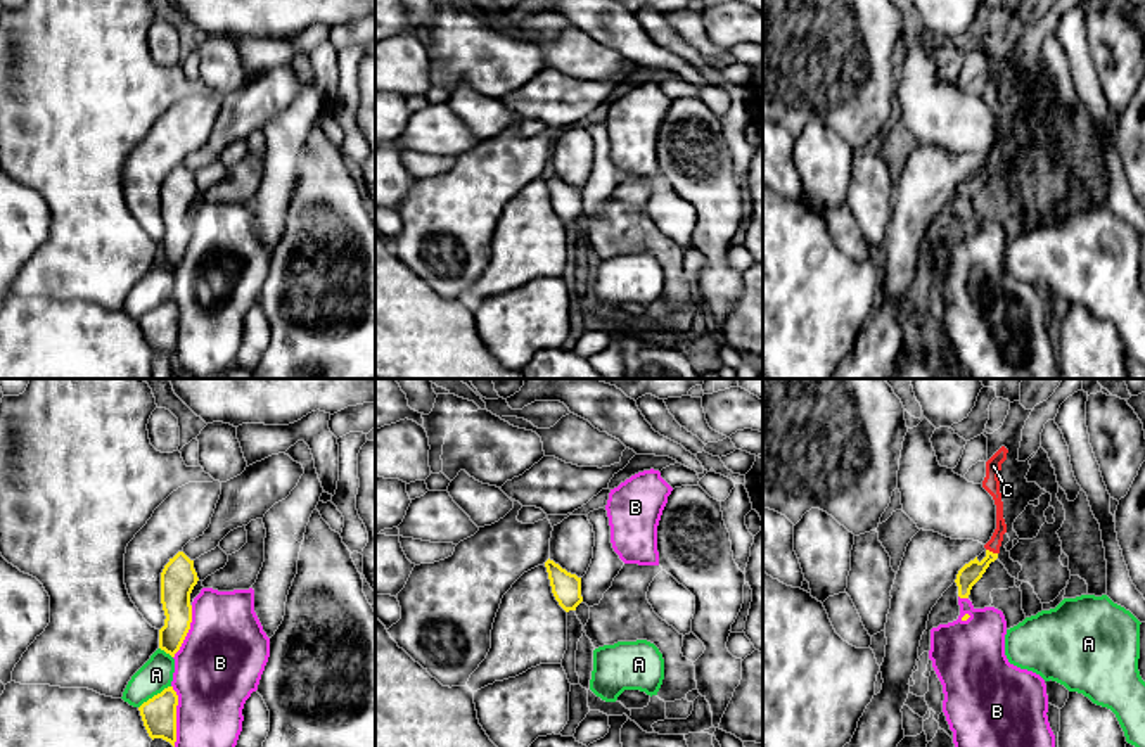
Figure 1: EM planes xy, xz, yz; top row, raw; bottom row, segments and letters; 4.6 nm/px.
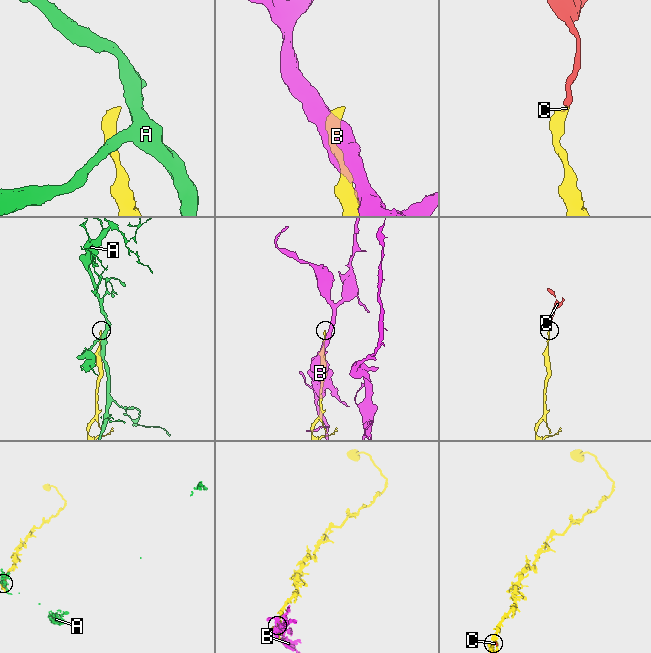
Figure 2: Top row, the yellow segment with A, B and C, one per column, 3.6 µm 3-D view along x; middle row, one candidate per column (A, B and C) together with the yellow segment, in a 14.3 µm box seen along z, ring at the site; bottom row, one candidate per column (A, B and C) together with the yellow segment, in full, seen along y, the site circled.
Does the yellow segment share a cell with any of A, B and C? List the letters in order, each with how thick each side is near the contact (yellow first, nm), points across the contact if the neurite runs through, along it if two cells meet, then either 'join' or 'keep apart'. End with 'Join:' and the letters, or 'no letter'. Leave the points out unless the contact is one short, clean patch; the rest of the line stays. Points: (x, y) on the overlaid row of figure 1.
A: 160/150 nm | along xy (170, 685), (139, 708) | keep apart
B: 160/360 nm | keep apart
C: 100/70 nm | across yz (969, 574), (991, 552), (993, 545) | join
Join: C

